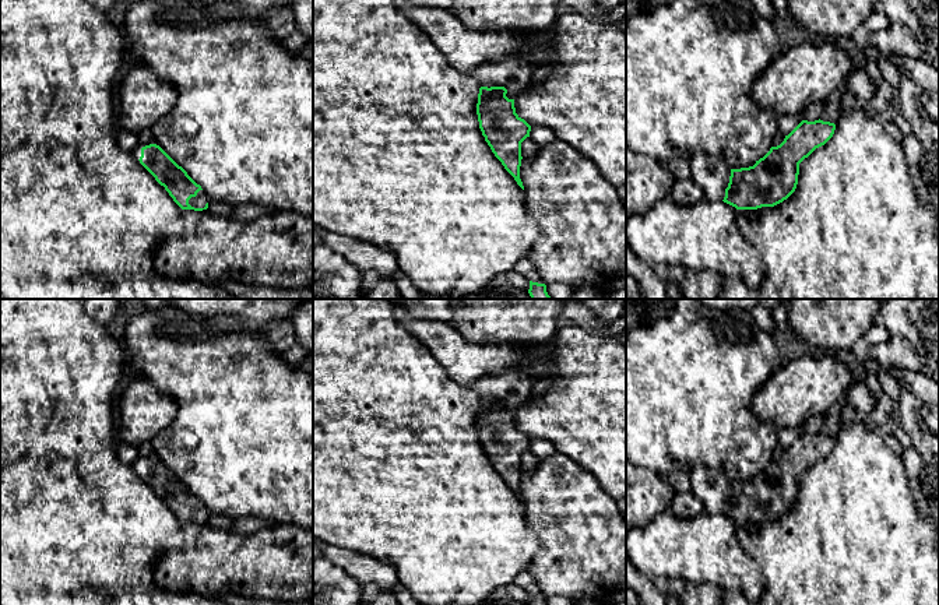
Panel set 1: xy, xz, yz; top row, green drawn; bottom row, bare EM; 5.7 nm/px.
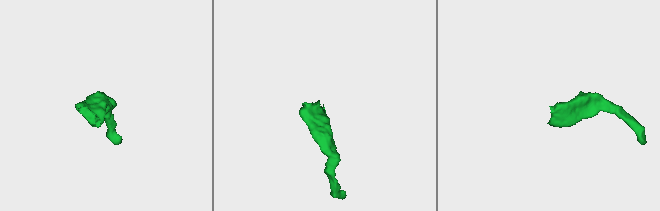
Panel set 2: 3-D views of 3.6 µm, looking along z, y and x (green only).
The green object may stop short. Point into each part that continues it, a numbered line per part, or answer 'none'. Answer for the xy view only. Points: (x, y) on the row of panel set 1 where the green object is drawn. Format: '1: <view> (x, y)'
1: xy (201, 199)

